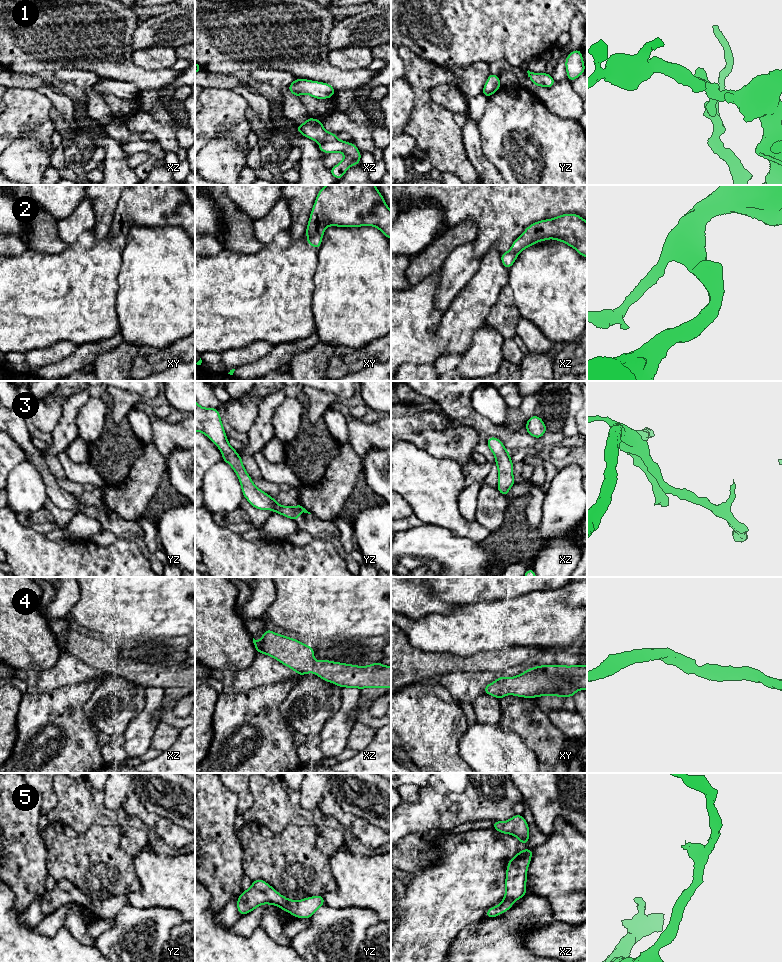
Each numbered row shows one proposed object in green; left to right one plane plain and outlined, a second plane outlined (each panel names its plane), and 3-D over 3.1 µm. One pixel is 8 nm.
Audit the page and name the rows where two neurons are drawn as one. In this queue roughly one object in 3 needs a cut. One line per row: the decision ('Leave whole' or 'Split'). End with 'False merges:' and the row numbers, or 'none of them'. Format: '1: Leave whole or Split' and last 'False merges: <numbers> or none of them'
1: Leave whole
2: Leave whole
3: Leave whole
4: Leave whole
5: Leave whole
False merges: none of them

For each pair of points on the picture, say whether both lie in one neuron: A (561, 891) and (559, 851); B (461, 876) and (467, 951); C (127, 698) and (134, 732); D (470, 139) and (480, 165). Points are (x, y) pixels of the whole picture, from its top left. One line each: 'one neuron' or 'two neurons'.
A: one neuron
B: two neurons
C: two neurons
D: one neuron

